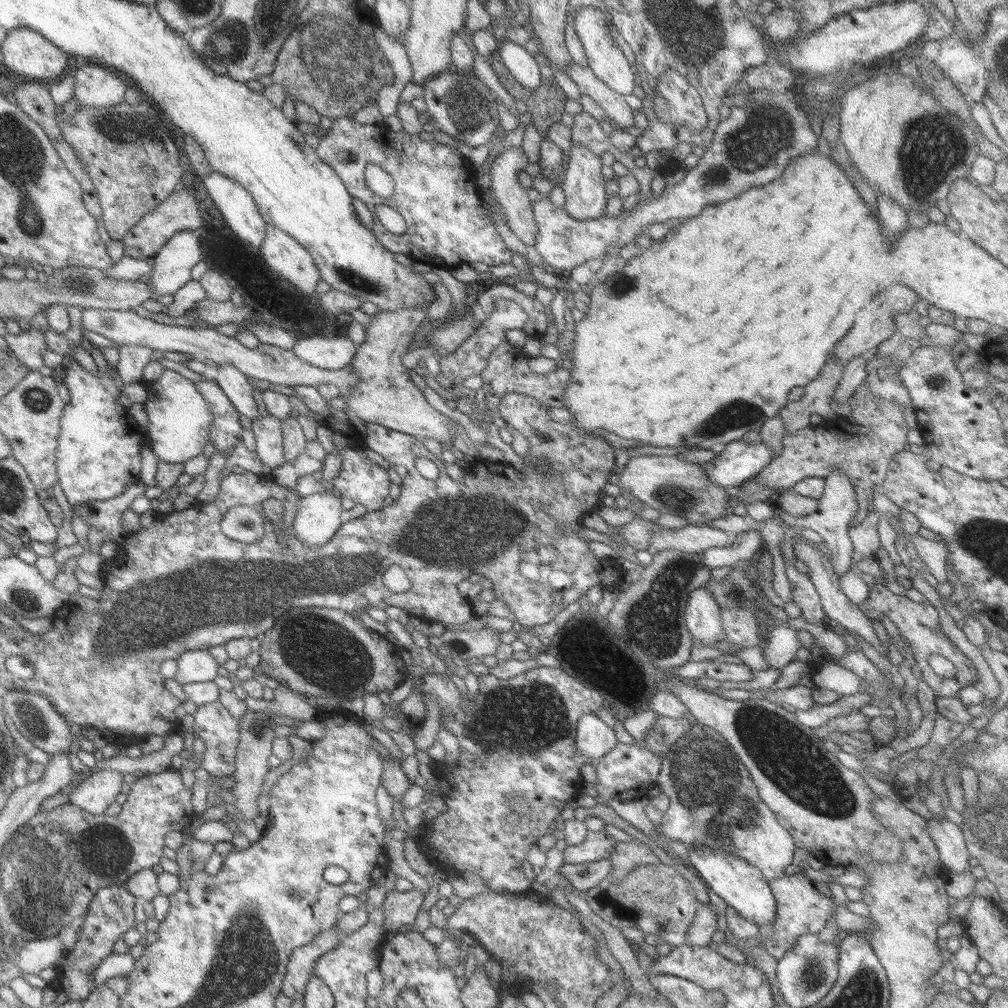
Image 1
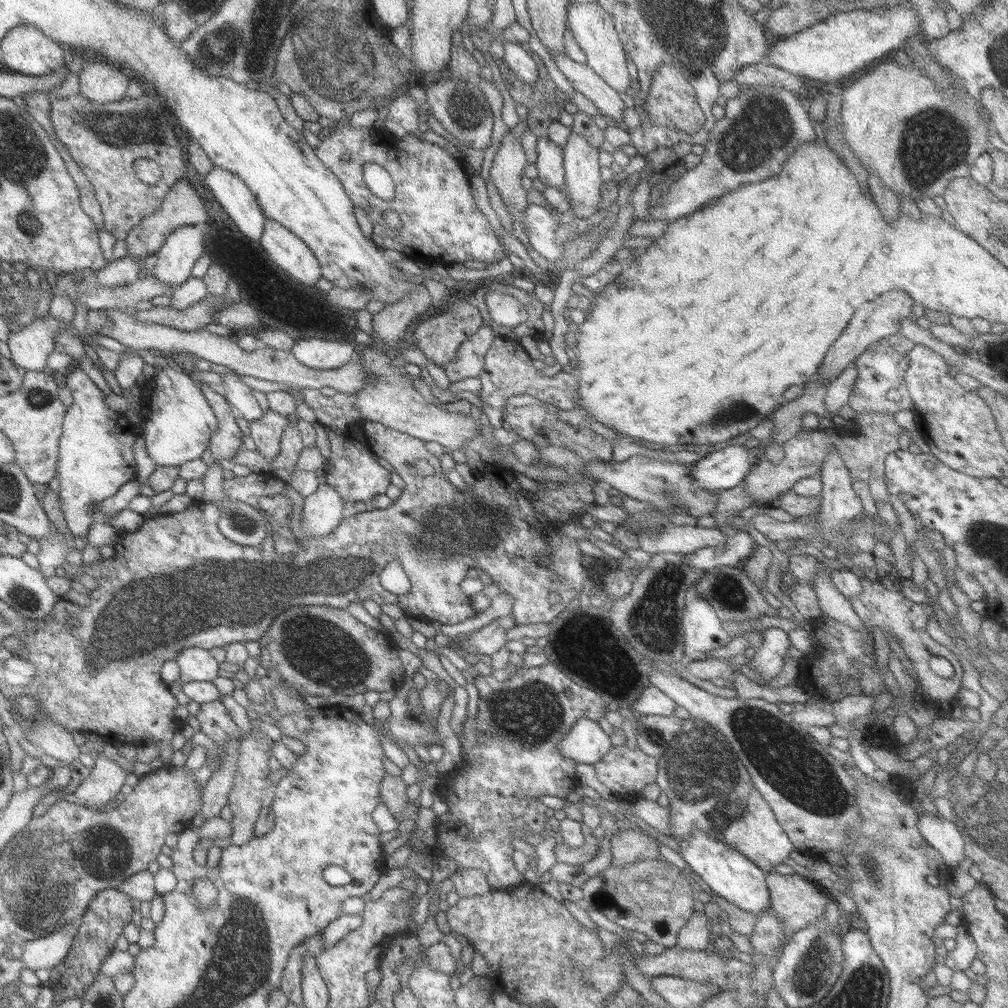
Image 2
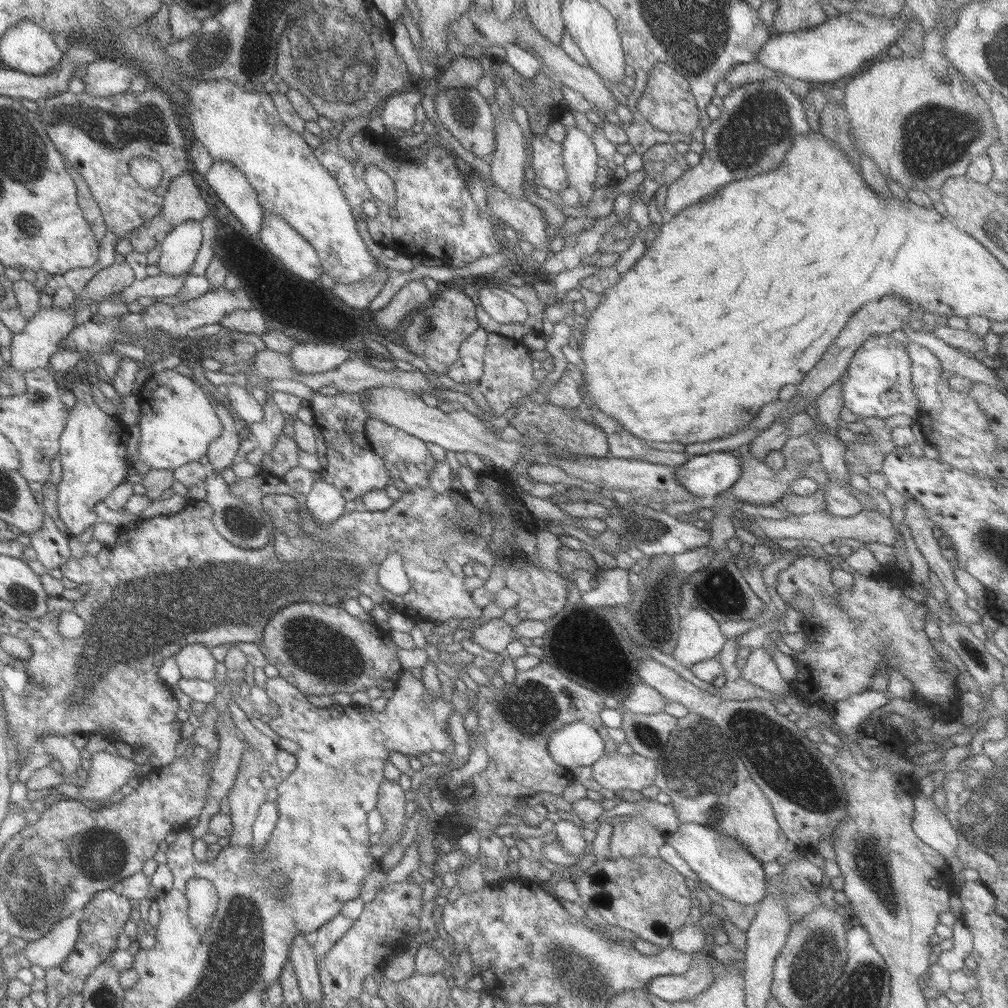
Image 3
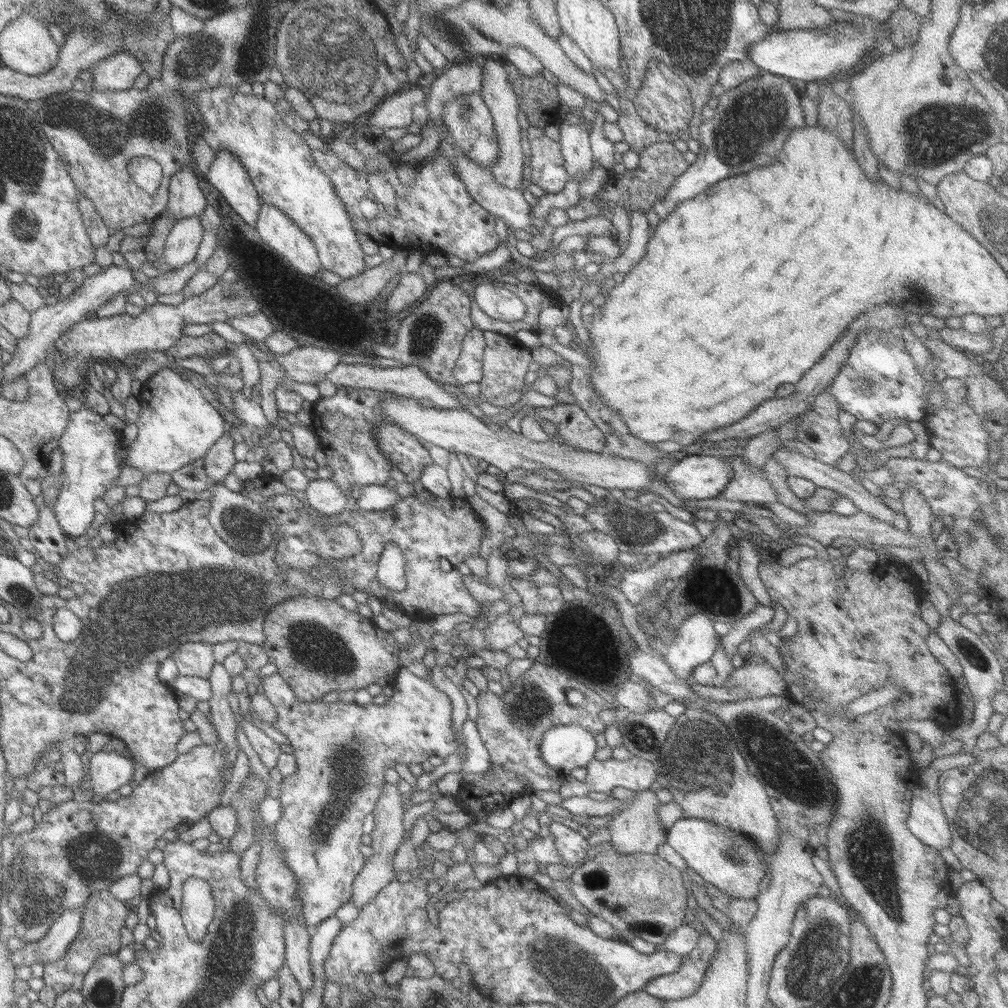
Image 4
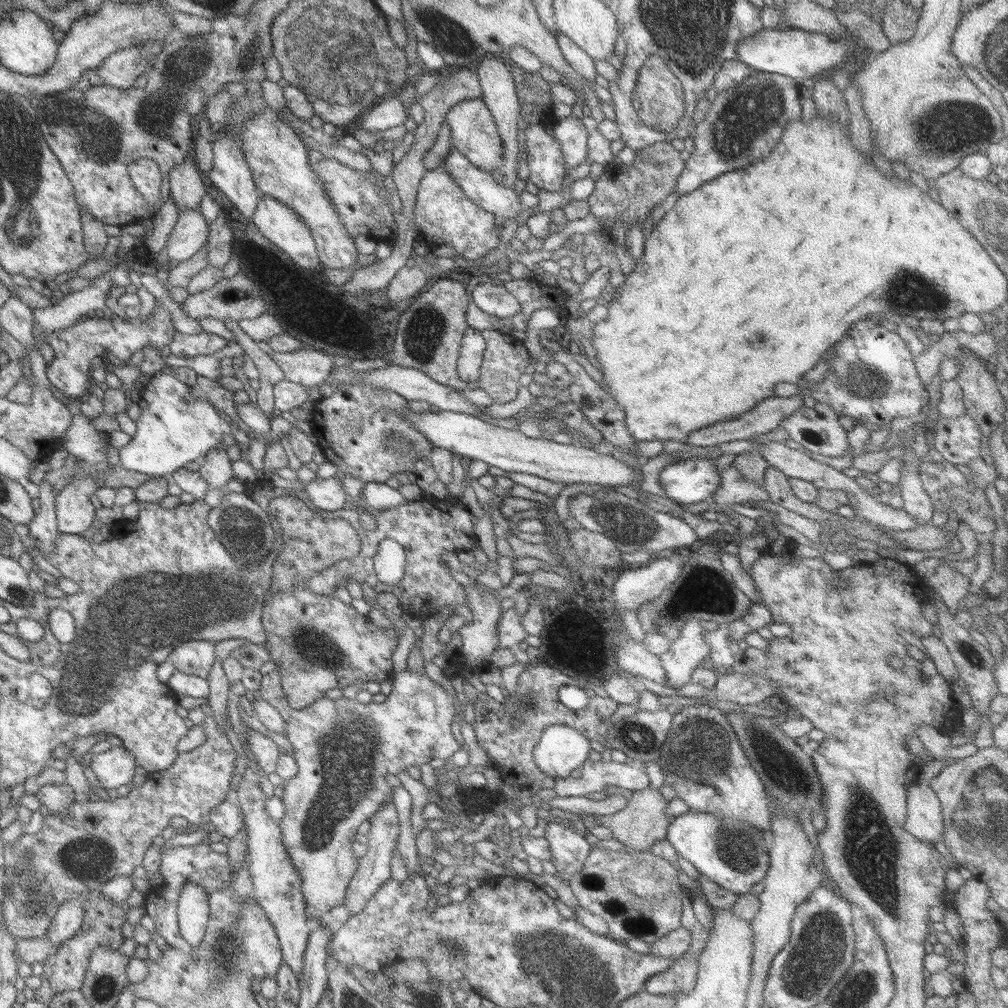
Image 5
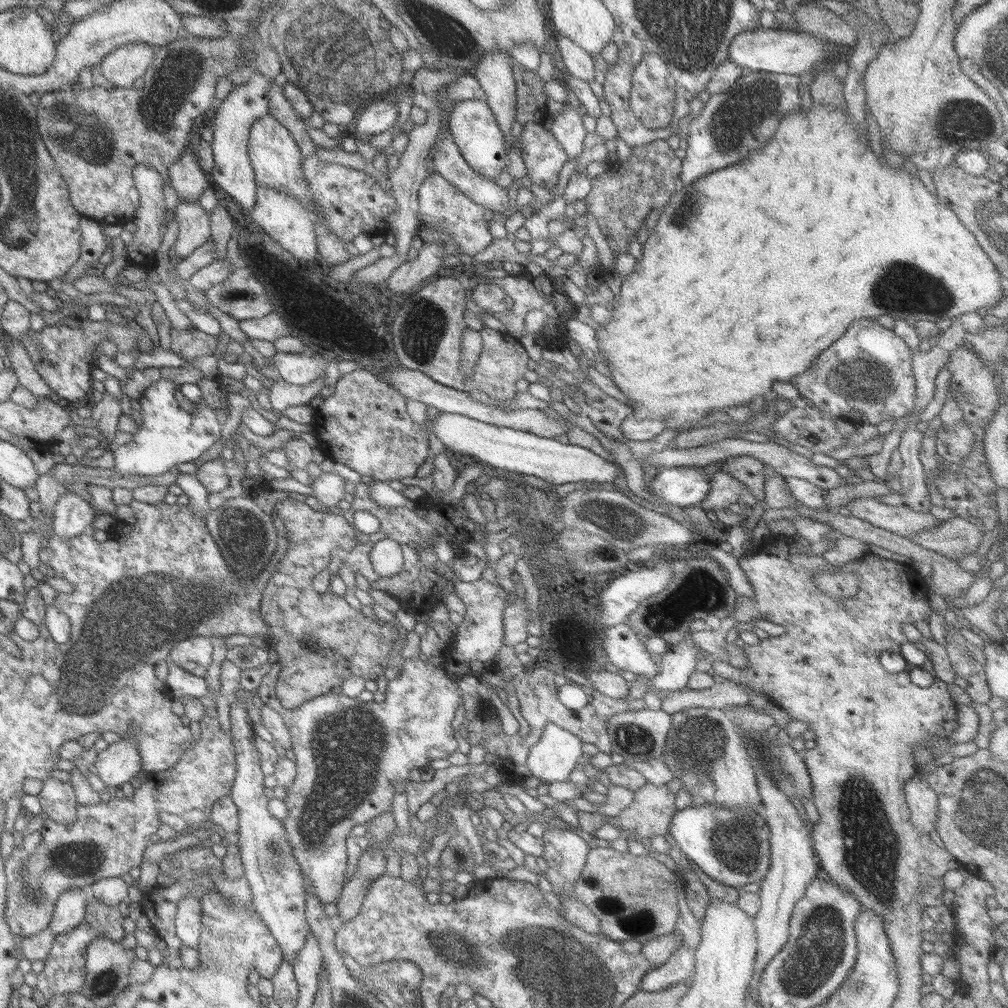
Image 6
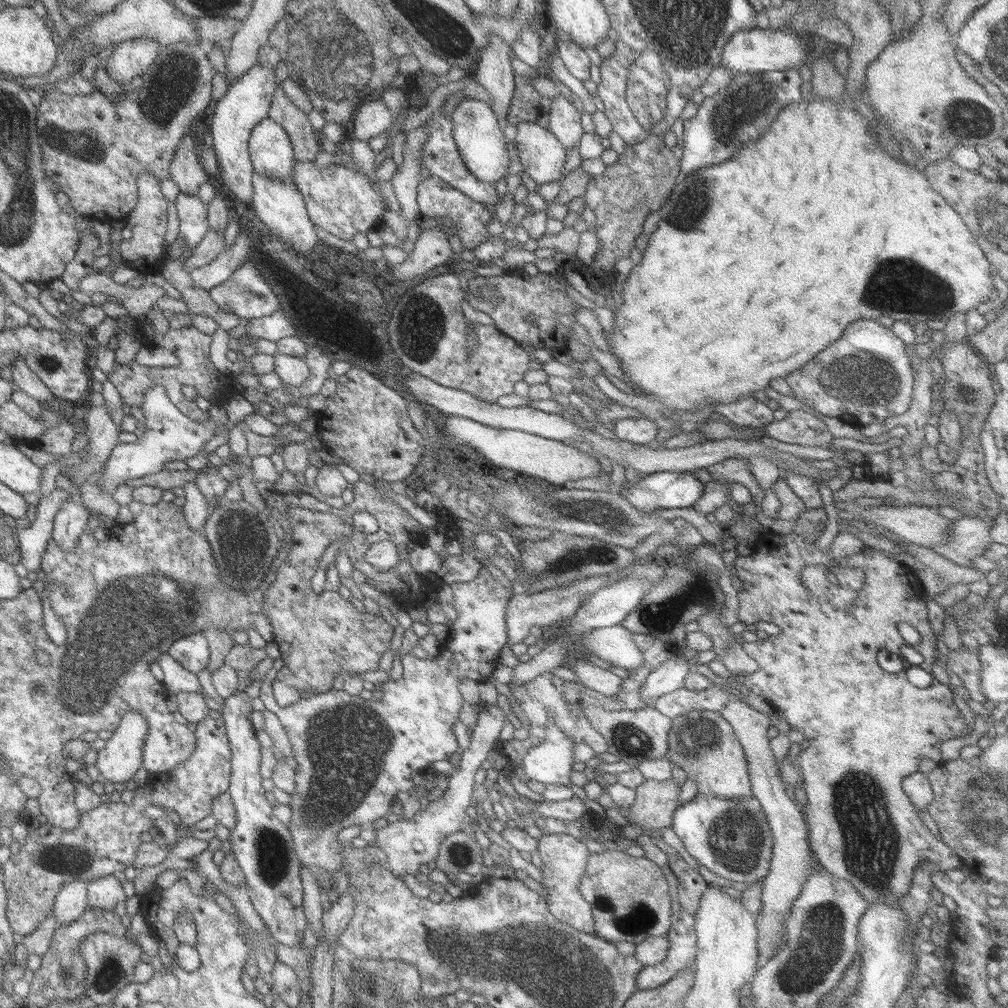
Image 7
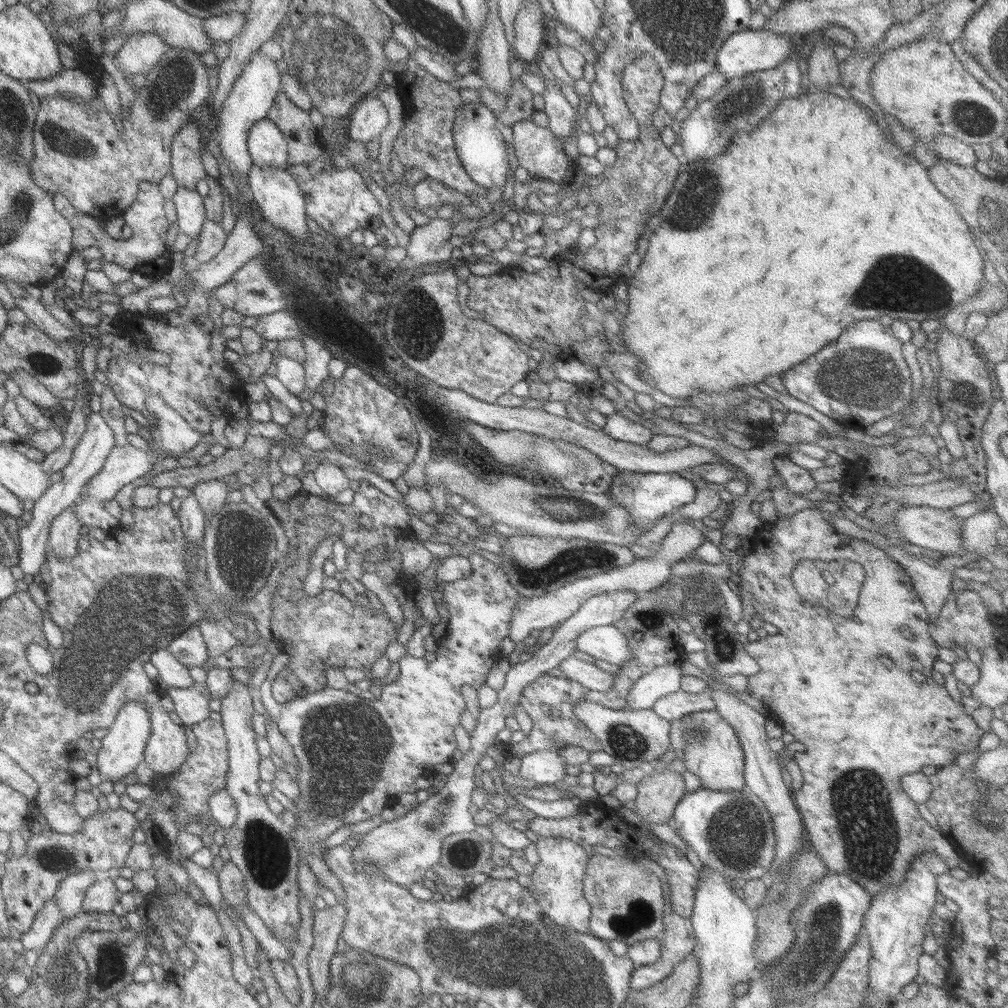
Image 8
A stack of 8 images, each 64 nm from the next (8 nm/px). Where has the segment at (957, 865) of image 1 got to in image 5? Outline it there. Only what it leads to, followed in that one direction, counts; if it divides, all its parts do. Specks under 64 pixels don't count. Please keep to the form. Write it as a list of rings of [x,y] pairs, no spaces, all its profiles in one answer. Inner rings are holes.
[[[921,781],[906,790],[907,818],[904,829],[917,840],[934,845],[942,841],[944,820],[939,798]]]

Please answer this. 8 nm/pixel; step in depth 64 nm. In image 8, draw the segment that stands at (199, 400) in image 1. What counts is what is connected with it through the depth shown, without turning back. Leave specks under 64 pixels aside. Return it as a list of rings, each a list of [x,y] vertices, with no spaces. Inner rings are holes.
[[[150,395],[146,400],[146,409],[148,413],[156,419],[156,424],[150,428],[152,440],[150,450],[143,451],[137,449],[133,445],[124,445],[121,447],[114,447],[102,468],[85,484],[87,492],[82,492],[80,501],[77,501],[72,507],[75,508],[75,513],[81,520],[83,526],[91,528],[102,528],[102,530],[111,530],[120,526],[119,519],[115,519],[111,514],[108,514],[103,509],[103,502],[112,499],[116,492],[125,484],[134,482],[137,478],[142,478],[152,470],[152,466],[158,461],[162,461],[163,452],[168,452],[169,456],[183,456],[189,450],[192,450],[196,444],[202,440],[202,433],[192,430],[192,426],[180,416],[176,414],[176,410],[172,410],[170,406],[166,406],[166,402],[158,395]]]

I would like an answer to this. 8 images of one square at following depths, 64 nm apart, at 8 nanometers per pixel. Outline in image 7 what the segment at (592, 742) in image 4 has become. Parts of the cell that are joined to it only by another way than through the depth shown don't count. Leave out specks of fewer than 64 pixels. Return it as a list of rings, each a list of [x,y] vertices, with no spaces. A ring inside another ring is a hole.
[[[548,725],[544,742],[540,746],[532,747],[522,760],[522,770],[530,781],[540,782],[544,785],[569,785],[571,784],[570,775],[574,760],[572,751],[577,741],[569,739],[557,726]]]

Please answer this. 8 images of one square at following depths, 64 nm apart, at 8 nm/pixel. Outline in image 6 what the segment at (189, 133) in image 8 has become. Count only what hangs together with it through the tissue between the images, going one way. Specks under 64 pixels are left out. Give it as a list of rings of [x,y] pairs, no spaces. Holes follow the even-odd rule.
[[[194,143],[187,146],[182,156],[170,166],[169,184],[179,200],[198,200],[211,186],[210,176],[200,168],[195,157]]]

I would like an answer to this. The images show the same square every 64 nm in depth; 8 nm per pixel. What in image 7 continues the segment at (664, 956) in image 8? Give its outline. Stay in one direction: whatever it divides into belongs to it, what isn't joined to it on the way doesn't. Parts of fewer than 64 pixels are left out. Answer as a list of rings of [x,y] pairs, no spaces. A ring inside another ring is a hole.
[[[668,864],[660,867],[662,873],[666,876],[668,884],[670,884],[670,896],[672,896],[672,918],[670,930],[665,935],[669,938],[669,949],[666,958],[654,964],[652,966],[645,966],[637,974],[636,986],[640,990],[650,990],[652,988],[658,988],[663,984],[666,984],[669,980],[671,981],[681,970],[685,968],[693,968],[695,963],[695,956],[697,951],[697,936],[695,933],[695,916],[684,910],[682,906],[678,906],[678,891],[676,876]]]

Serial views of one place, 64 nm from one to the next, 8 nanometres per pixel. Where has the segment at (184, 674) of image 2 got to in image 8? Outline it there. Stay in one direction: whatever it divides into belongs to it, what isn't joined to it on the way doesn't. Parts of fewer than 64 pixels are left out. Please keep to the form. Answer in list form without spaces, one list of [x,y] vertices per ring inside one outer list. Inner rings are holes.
[[[197,625],[178,635],[168,646],[169,651],[186,667],[202,667],[209,658],[206,643]]]

